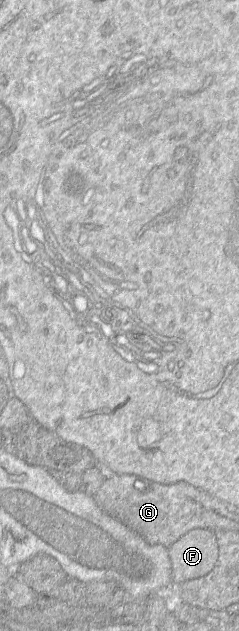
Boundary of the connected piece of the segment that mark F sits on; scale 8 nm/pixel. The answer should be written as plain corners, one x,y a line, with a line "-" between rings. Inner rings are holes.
195,528
168,547
172,569
172,584
207,575
218,558
215,532

